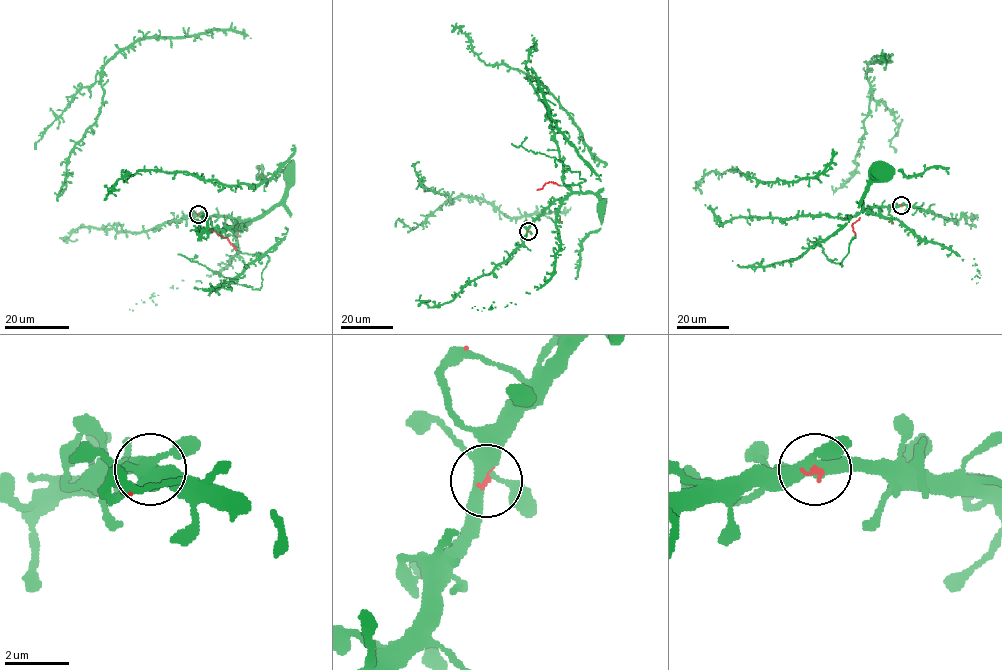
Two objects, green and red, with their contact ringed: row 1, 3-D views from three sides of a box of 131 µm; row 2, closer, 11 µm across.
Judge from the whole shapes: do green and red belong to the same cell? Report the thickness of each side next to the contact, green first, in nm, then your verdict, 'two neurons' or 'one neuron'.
360 nm thick on the green side, 90 nm on the other; one neuron

